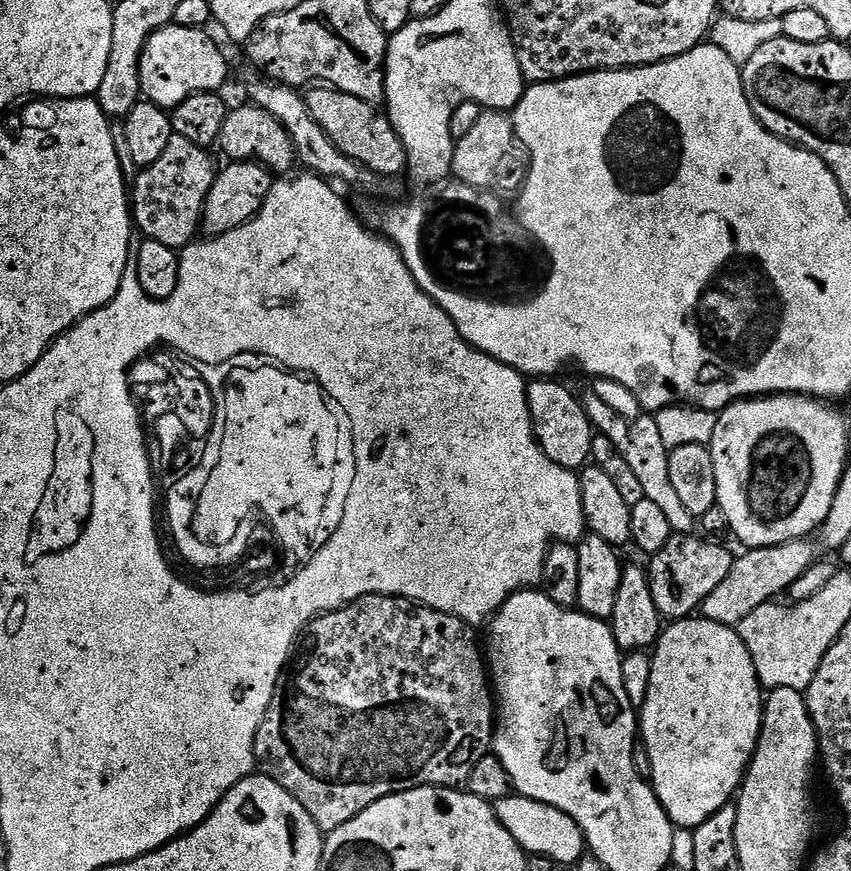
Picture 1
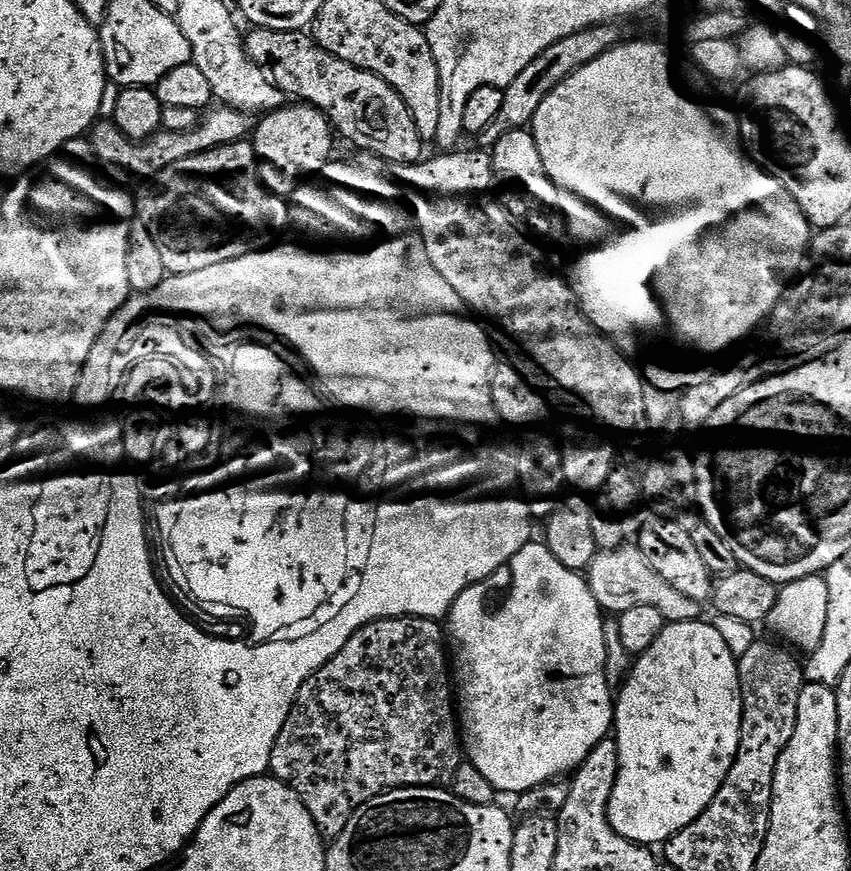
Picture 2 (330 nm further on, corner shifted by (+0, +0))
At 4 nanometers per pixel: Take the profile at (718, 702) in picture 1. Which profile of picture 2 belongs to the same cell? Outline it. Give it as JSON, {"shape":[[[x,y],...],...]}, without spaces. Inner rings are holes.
{"shape":[[[703,619],[691,620],[688,623],[665,623],[662,634],[658,634],[657,640],[654,641],[654,646],[650,646],[650,650],[646,650],[642,655],[635,657],[633,664],[636,665],[633,666],[632,673],[628,676],[628,681],[621,686],[620,692],[618,688],[618,695],[614,700],[614,739],[618,746],[618,778],[614,782],[614,790],[612,791],[610,802],[608,803],[608,821],[612,823],[612,829],[614,829],[618,835],[627,840],[632,840],[635,844],[660,846],[668,841],[671,836],[678,834],[686,826],[690,826],[690,822],[694,822],[706,810],[706,806],[710,806],[710,802],[714,802],[714,794],[718,794],[722,782],[726,782],[726,774],[730,774],[730,766],[738,754],[738,742],[740,741],[740,731],[742,730],[742,694],[740,693],[740,665],[738,663],[738,657],[734,654],[730,654],[730,646],[726,646],[726,642],[722,642],[722,634],[718,634],[715,623],[704,623],[705,621]]]}

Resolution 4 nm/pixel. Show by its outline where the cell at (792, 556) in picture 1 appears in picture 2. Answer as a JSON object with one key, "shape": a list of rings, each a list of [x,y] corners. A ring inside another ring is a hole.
{"shape":[[[621,546],[614,552],[599,553],[596,561],[588,567],[588,588],[594,594],[601,610],[605,613],[619,614],[626,610],[634,610],[634,606],[650,606],[658,610],[658,614],[662,614],[665,622],[670,624],[701,619],[701,605],[697,601],[686,598],[684,594],[678,594],[672,586],[662,582],[662,578],[658,578],[658,574],[650,570],[646,558],[642,558],[639,547],[628,547]]]}

